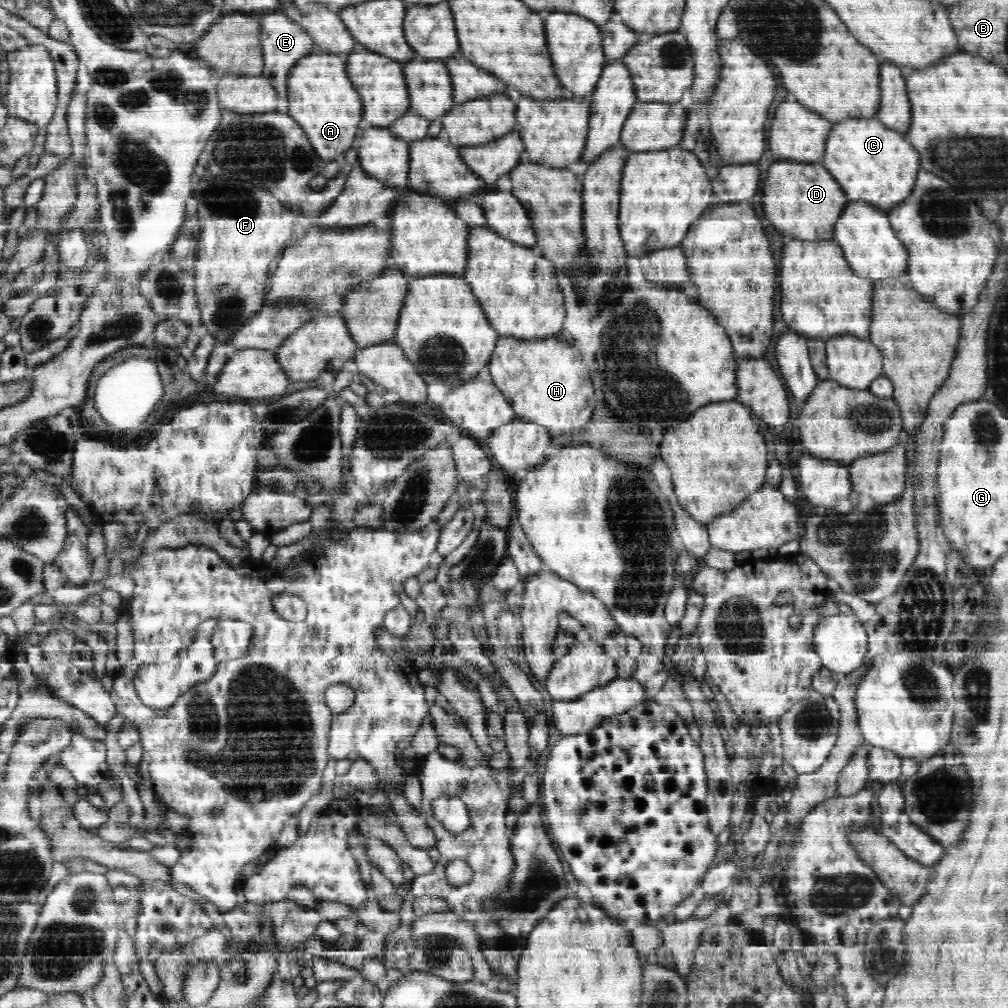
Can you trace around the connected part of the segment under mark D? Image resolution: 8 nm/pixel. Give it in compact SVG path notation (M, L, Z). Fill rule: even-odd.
M774 162L772 164L766 190L761 196L764 212L768 216L772 216L772 218L766 219L770 220L776 231L782 228L784 234L786 232L796 234L802 241L832 240L835 222L842 214L842 206L844 206L844 202L848 202L848 198L844 198L839 181L835 177L832 178L830 174L831 172L826 170L826 167L820 162L806 164ZM780 180L782 180L782 190L780 190L780 186L778 186L778 190L768 188L772 182L780 184Z

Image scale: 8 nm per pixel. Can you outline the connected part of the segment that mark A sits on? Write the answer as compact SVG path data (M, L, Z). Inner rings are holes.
M332 53L304 56L288 76L287 98L288 114L304 129L324 164L334 161L338 154L352 146L364 105L358 89L348 77L345 56Z

